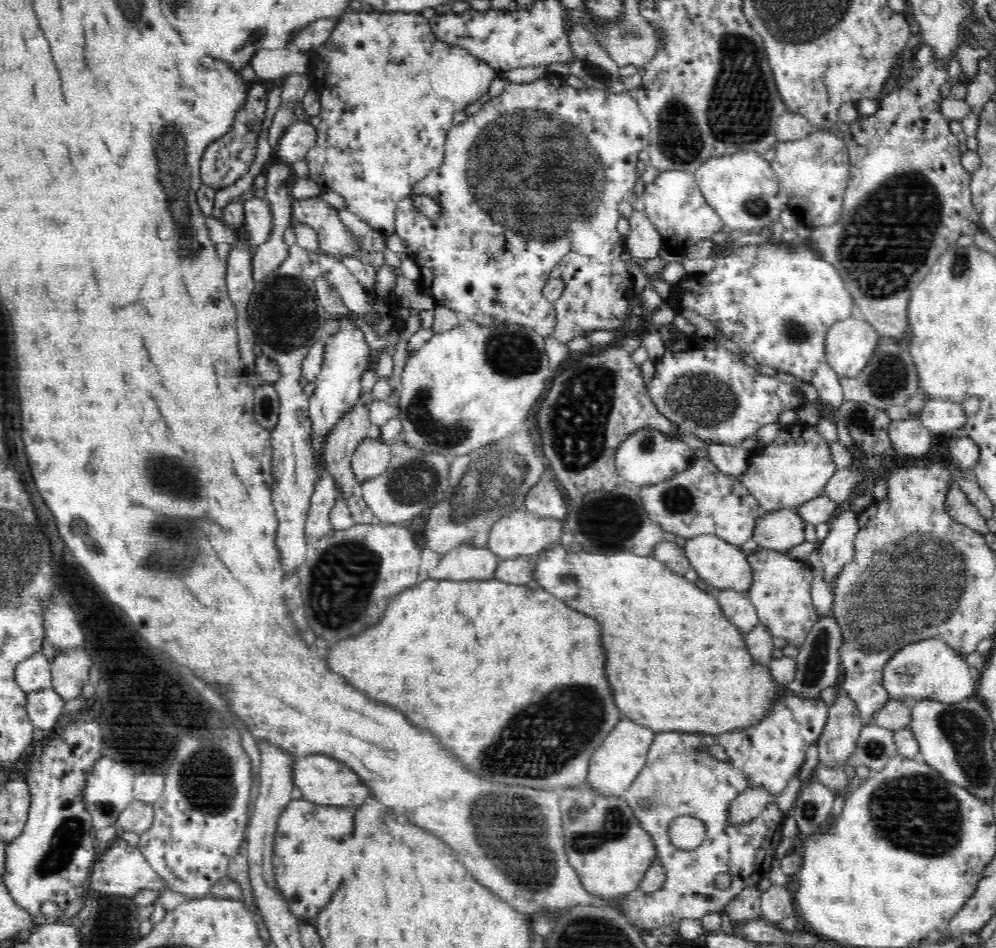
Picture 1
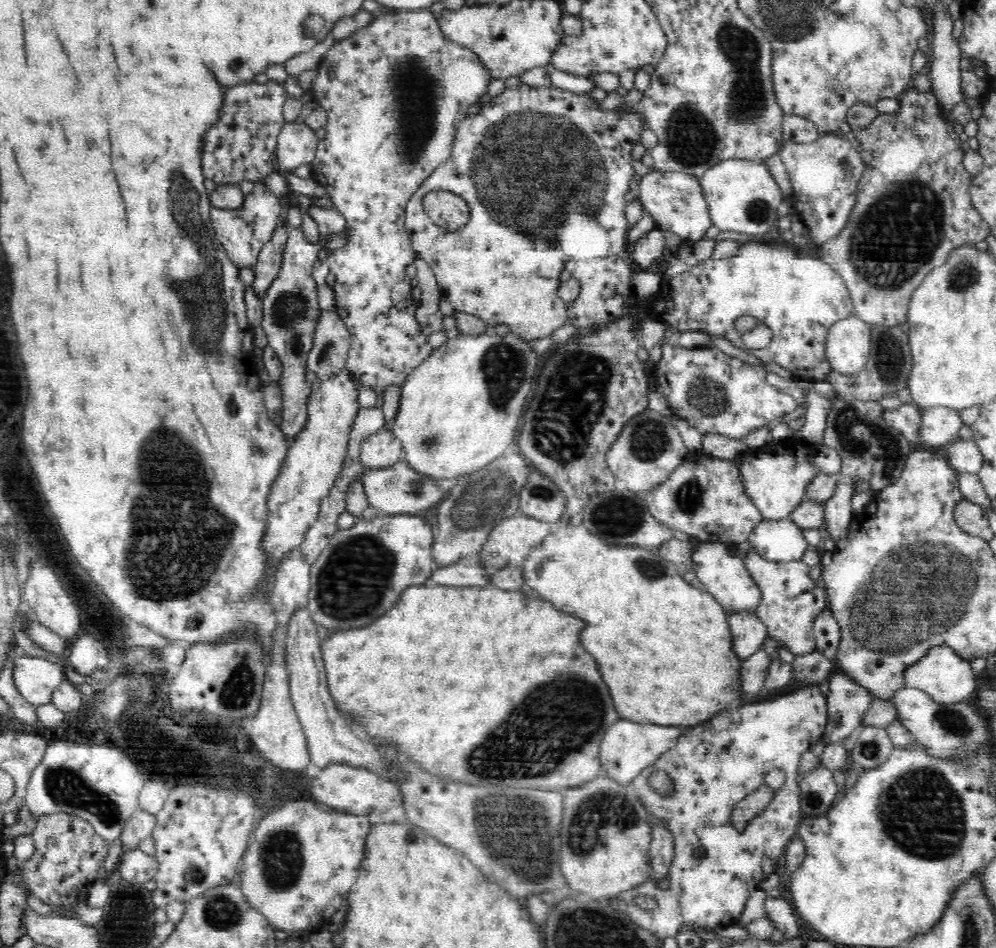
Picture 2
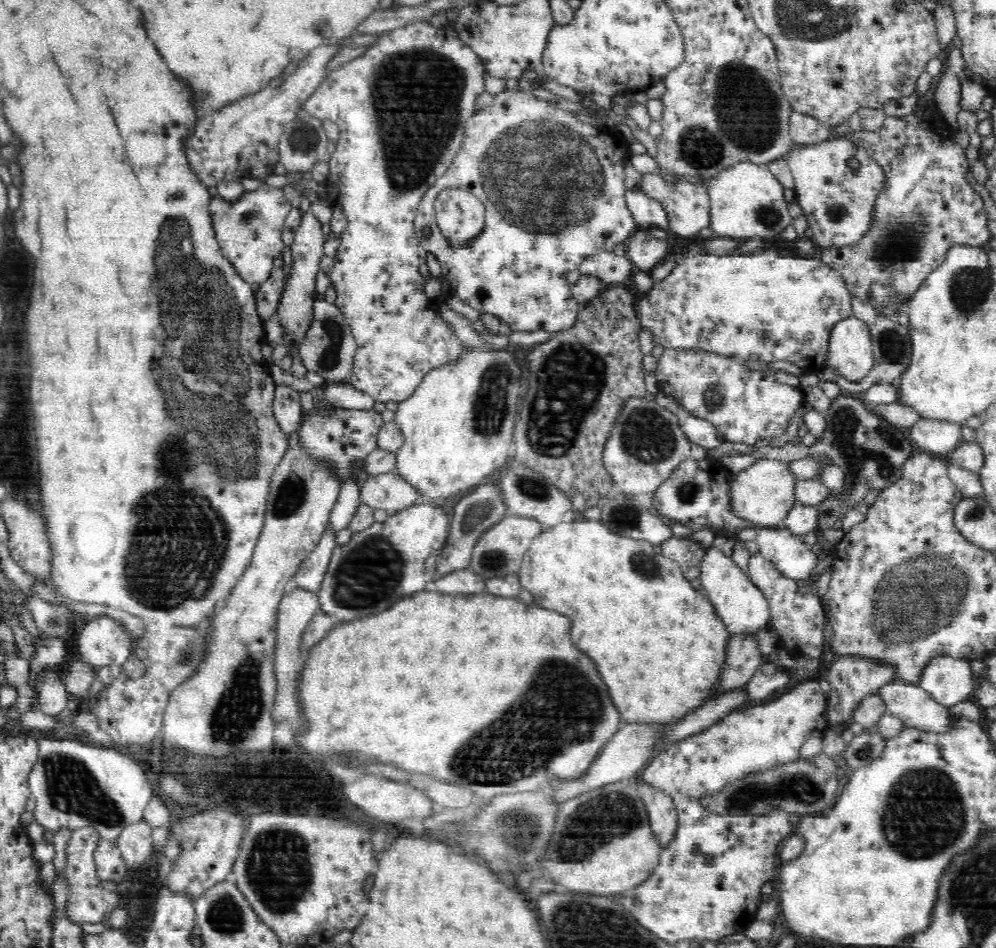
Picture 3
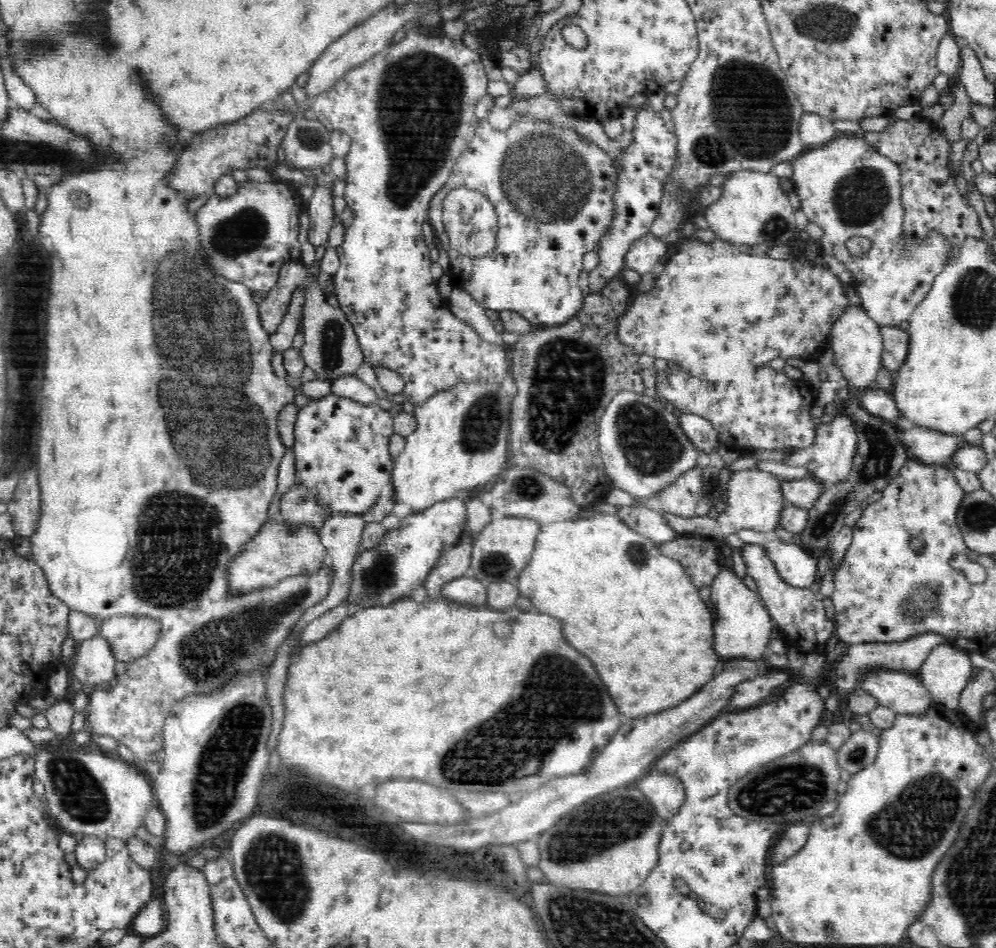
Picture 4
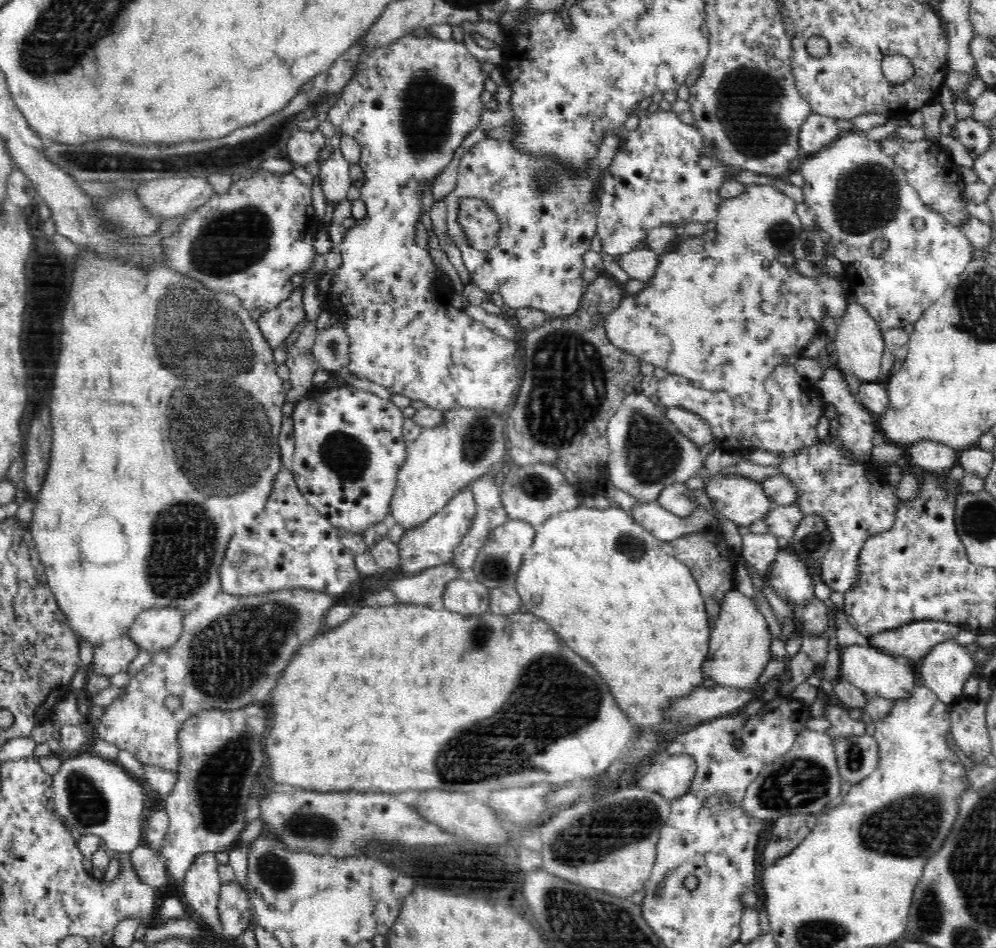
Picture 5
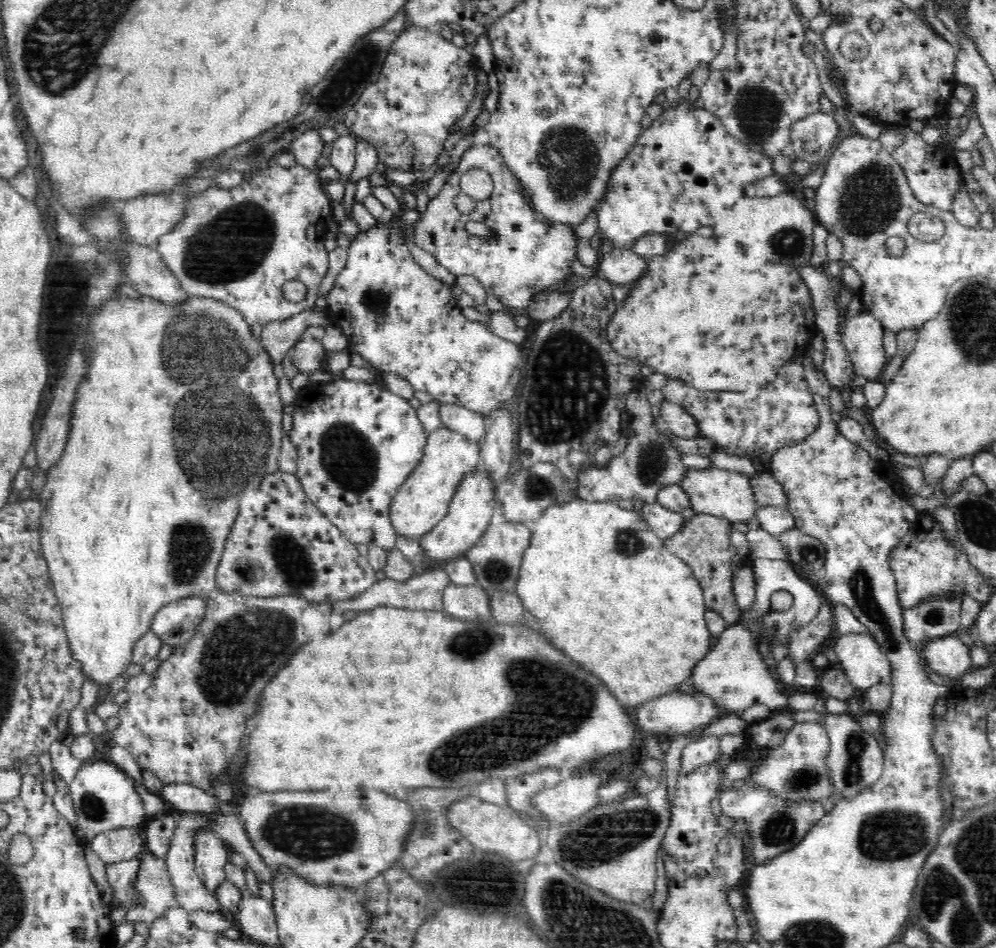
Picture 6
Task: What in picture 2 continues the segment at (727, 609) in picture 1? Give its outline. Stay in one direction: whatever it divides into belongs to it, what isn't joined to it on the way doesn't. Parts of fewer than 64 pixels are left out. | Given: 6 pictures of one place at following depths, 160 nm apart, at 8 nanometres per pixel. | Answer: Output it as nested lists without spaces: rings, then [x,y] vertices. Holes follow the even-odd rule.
[[[754,613],[727,615],[732,635],[732,650],[742,664],[758,654],[758,649],[767,637],[767,628]]]

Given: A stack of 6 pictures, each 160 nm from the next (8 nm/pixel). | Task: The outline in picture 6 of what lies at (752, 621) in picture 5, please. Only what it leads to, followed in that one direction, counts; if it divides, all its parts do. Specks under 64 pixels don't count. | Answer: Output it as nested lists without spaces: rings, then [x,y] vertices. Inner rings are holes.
[[[738,621],[722,632],[714,650],[693,668],[689,680],[694,692],[708,695],[716,703],[720,717],[736,714],[754,704],[763,704],[772,711],[784,708],[787,703],[787,696],[780,693],[769,666],[758,652],[758,644],[756,635]]]

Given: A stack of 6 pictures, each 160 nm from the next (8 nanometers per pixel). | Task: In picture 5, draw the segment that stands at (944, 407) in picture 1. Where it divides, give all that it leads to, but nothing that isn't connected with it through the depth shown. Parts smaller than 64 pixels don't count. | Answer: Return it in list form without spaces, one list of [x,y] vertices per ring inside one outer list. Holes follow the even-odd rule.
[[[921,440],[907,449],[906,459],[911,466],[924,468],[928,472],[946,472],[956,465],[958,455],[958,452],[944,444]]]

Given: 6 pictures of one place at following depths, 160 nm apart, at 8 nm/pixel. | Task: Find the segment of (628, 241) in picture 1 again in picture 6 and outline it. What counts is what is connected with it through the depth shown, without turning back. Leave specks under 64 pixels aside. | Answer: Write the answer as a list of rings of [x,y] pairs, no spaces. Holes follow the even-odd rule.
[[[613,248],[609,253],[600,254],[598,263],[593,270],[599,277],[610,281],[612,286],[630,285],[646,272],[647,260],[630,249]]]

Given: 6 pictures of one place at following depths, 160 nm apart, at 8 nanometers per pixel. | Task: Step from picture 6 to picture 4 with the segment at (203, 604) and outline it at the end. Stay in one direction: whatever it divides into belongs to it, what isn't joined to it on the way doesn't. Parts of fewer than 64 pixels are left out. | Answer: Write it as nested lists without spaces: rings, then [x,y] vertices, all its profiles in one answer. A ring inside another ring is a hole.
[[[149,616],[112,617],[99,624],[99,634],[111,644],[116,661],[138,659],[158,642],[161,624]]]

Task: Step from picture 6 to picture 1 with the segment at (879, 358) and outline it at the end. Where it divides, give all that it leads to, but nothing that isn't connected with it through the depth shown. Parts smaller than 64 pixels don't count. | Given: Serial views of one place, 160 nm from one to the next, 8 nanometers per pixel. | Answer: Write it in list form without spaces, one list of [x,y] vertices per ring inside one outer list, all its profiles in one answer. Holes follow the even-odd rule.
[[[848,318],[832,324],[825,336],[828,364],[840,378],[852,380],[866,368],[879,336],[867,321]]]

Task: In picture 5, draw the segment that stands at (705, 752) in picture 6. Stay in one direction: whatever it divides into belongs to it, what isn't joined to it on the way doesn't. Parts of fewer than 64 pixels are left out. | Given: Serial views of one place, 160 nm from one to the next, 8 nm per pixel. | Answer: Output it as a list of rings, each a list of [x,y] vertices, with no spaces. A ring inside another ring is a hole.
[[[689,754],[665,755],[639,774],[638,786],[662,795],[671,802],[688,792],[695,772],[695,758]]]

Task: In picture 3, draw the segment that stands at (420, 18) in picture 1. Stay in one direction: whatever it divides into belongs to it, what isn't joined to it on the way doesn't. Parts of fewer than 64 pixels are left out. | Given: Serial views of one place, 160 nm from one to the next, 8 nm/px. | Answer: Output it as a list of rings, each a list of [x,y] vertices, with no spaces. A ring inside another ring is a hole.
[[[426,20],[416,23],[407,22],[400,28],[384,33],[384,36],[374,46],[370,46],[370,50],[362,58],[356,58],[356,60],[344,63],[336,70],[330,71],[328,80],[316,88],[308,100],[305,100],[304,116],[314,116],[320,121],[331,120],[340,128],[340,138],[336,143],[336,152],[330,160],[330,176],[327,178],[328,184],[336,184],[336,186],[326,186],[325,190],[327,198],[330,198],[329,201],[334,200],[334,204],[345,214],[348,222],[346,230],[338,234],[341,243],[334,256],[334,266],[328,275],[337,294],[335,305],[346,318],[357,342],[357,349],[353,356],[352,374],[348,382],[354,388],[367,392],[378,402],[405,401],[409,396],[412,396],[413,390],[423,381],[428,371],[448,363],[455,363],[470,348],[463,345],[450,324],[438,316],[438,301],[432,300],[424,293],[424,286],[430,276],[422,275],[419,268],[426,262],[429,252],[420,246],[414,221],[424,193],[436,184],[438,178],[442,178],[448,172],[449,164],[452,164],[456,153],[461,151],[463,140],[468,131],[465,128],[466,121],[475,114],[478,109],[477,99],[485,91],[484,75],[485,67],[482,59],[474,53],[470,46],[460,40],[452,26],[435,28]]]

